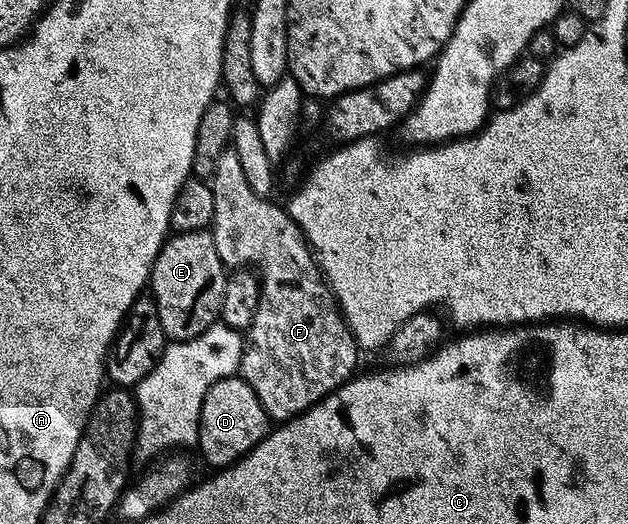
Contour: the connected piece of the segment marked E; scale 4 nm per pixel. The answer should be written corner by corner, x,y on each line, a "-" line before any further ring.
208,230
173,233
166,238
153,262
151,276
151,294
159,309
159,321
163,321
166,340
194,339
204,333
212,323
220,320
226,274
226,265
219,257
219,253
215,253
215,241

